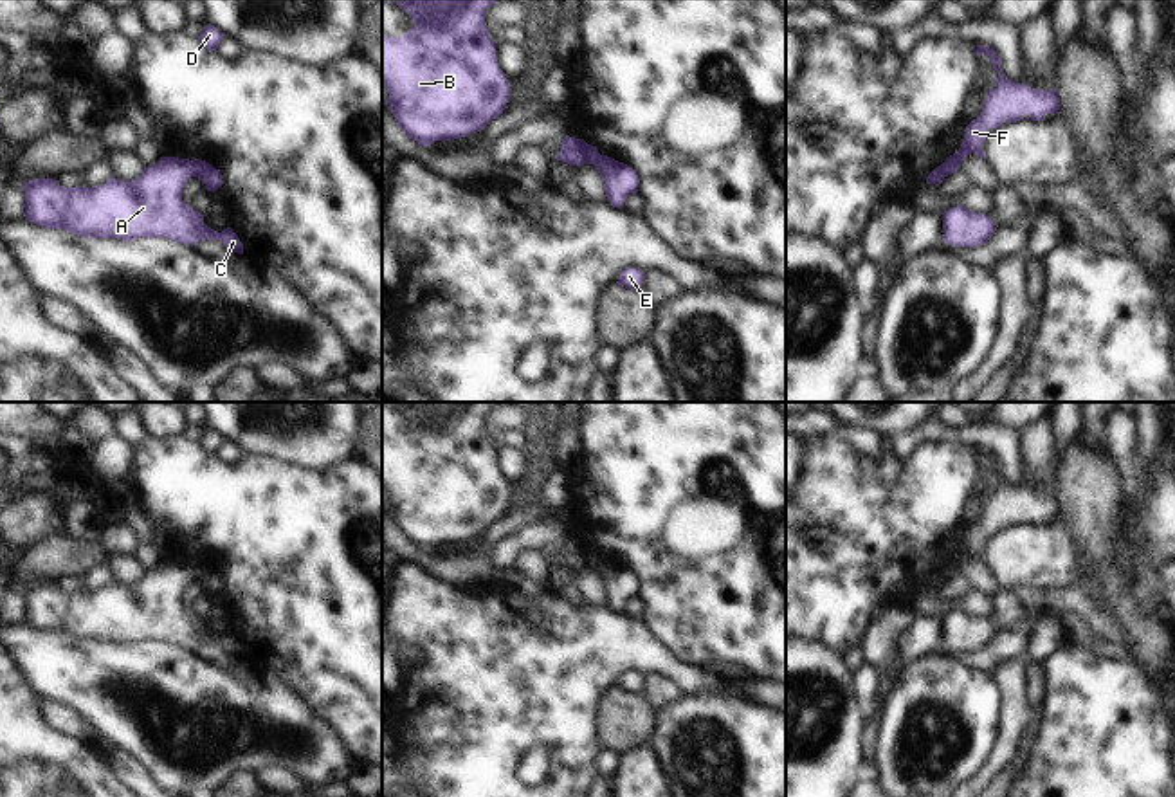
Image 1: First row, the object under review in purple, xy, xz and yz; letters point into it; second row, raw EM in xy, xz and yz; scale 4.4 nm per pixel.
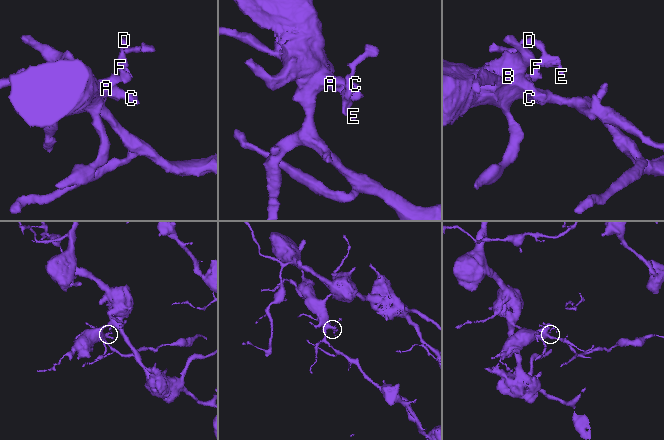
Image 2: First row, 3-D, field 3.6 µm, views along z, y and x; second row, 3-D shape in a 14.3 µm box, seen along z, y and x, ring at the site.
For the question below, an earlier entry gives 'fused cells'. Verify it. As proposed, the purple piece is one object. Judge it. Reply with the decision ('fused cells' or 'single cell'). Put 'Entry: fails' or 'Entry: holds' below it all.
fused cells
Entry: holds

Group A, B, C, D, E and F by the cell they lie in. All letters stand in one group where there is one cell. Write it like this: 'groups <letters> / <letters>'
groups A B C / D E F

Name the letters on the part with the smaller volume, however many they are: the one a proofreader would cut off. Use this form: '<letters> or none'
D, E, F.

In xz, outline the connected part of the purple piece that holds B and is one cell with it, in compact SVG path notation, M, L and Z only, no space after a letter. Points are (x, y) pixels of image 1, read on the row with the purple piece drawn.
M396 0L414 27L398 38L382 34L382 85L389 94L387 110L418 144L431 146L481 132L506 108L510 83L485 27L485 9L494 2L497 0Z

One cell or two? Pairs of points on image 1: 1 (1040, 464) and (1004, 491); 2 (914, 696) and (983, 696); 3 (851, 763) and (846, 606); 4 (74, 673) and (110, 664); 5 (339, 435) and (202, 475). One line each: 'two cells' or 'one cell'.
1: one cell
2: one cell
3: two cells
4: one cell
5: two cells

